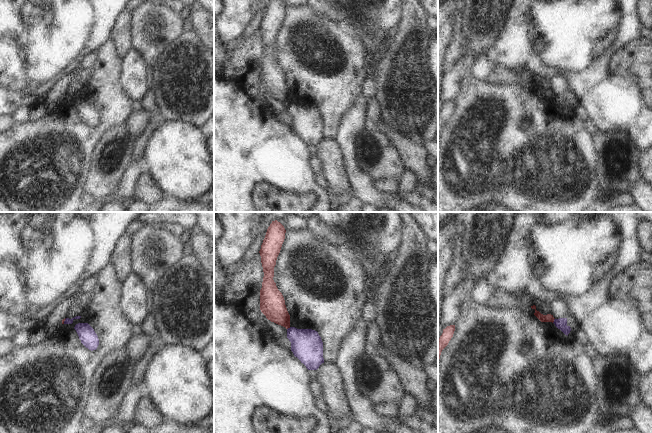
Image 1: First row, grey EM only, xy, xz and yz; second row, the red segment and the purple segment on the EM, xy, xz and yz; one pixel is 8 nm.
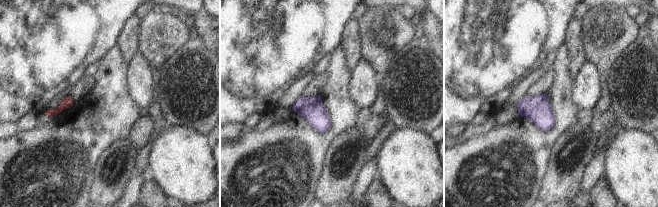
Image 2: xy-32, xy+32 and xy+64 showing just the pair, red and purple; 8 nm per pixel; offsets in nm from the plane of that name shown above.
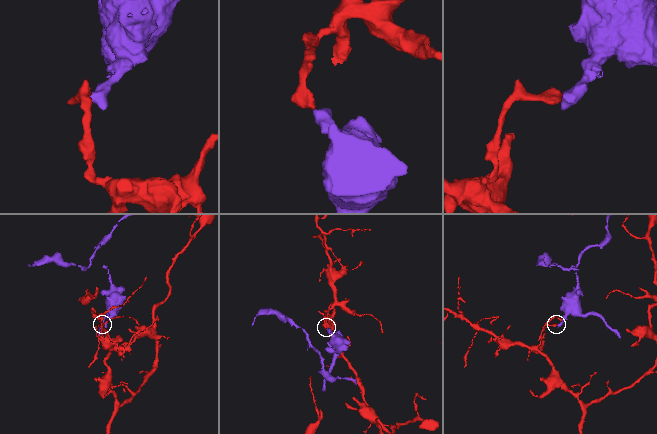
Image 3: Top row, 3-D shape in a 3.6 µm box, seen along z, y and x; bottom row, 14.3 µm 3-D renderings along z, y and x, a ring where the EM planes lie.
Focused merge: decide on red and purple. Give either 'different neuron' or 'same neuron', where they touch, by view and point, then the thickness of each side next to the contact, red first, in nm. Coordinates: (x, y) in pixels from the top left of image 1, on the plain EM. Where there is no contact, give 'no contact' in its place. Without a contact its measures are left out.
different neuron | yz (553, 96) | 60/90 nm

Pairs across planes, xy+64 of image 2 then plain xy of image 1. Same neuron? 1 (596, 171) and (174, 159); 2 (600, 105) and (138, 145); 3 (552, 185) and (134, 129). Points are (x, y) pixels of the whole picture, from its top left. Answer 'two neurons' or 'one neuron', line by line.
1: two neurons
2: one neuron
3: two neurons

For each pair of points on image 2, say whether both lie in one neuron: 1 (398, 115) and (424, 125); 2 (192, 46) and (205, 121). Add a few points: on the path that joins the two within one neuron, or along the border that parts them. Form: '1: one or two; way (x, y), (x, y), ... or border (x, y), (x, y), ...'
1: one; way (404, 115), (414, 115), (418, 119)
2: one; way (193, 65), (193, 91), (197, 102)

